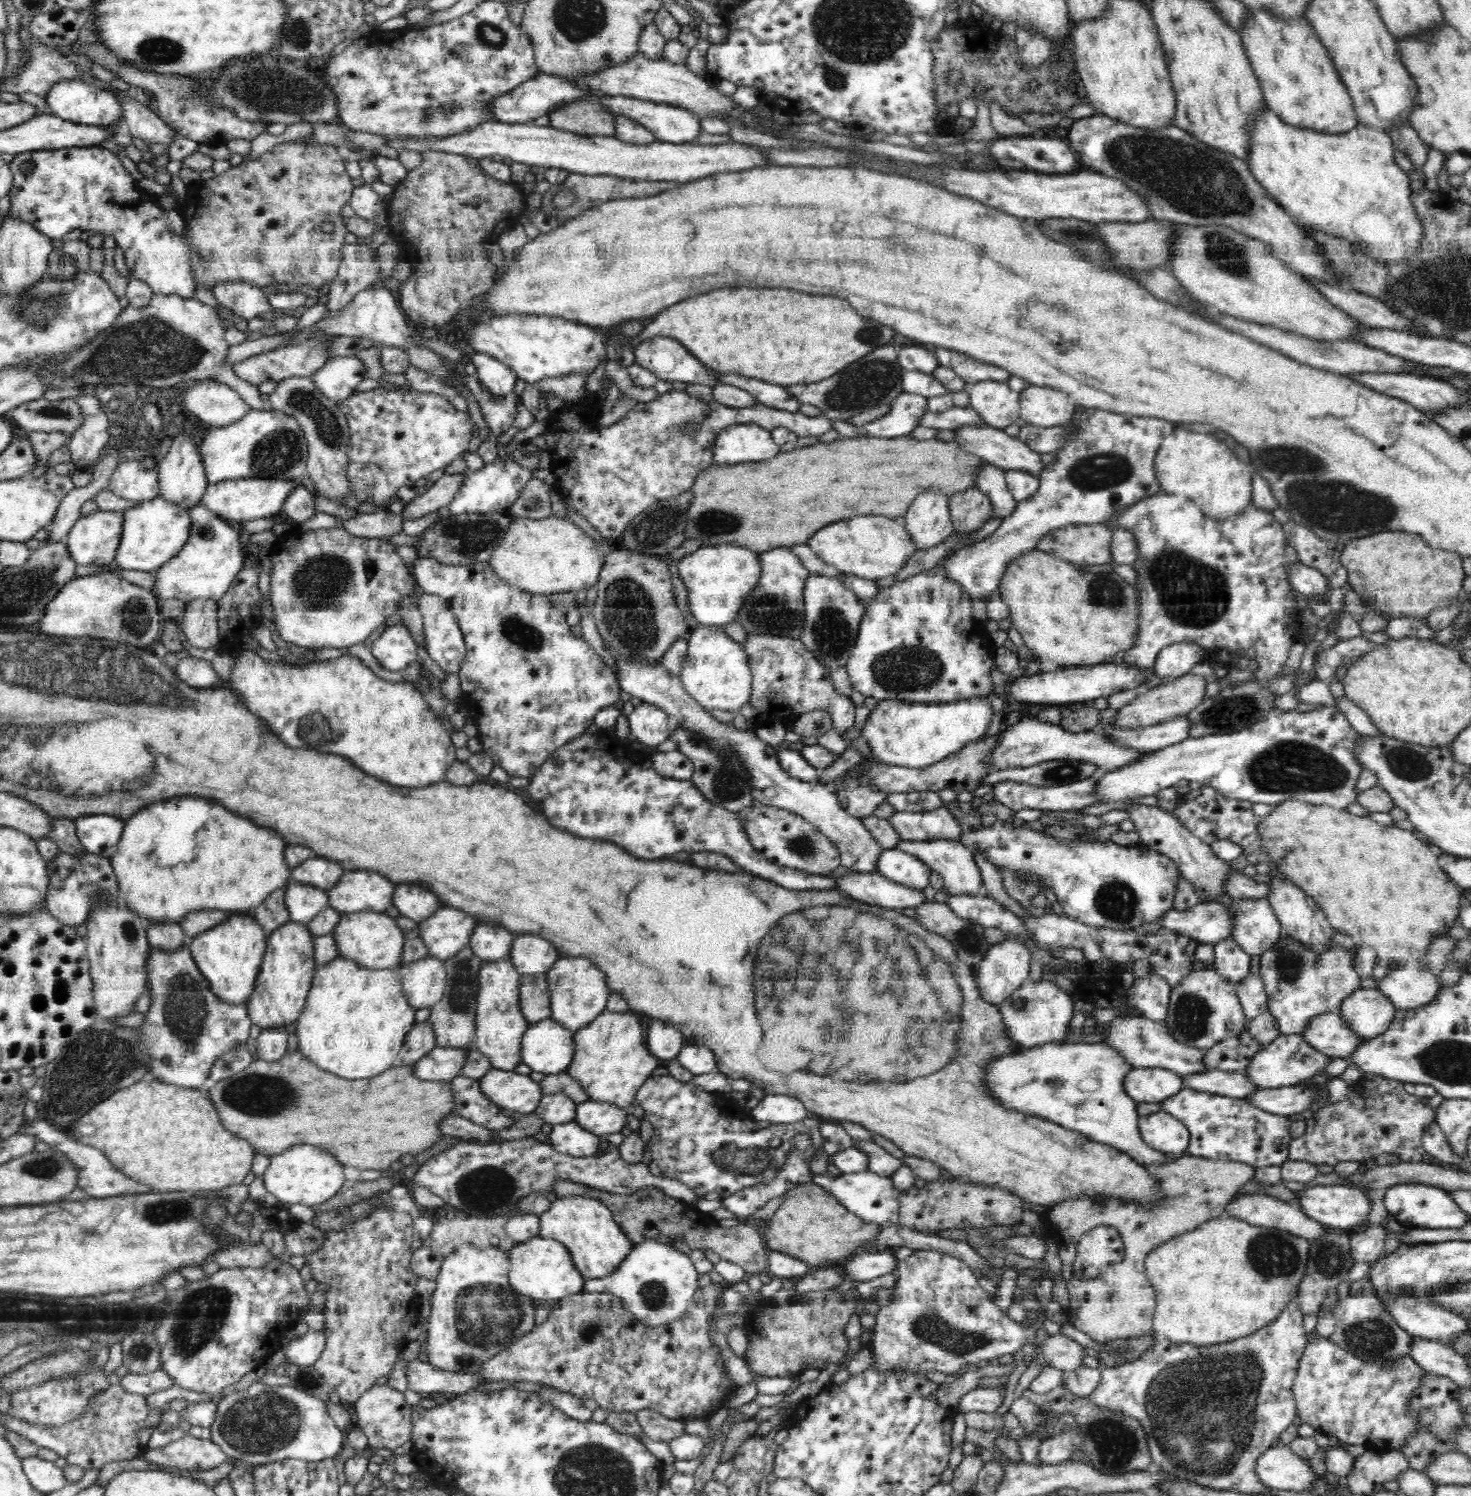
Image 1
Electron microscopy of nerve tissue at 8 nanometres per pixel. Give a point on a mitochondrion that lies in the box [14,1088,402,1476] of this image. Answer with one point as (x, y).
(262, 1424)

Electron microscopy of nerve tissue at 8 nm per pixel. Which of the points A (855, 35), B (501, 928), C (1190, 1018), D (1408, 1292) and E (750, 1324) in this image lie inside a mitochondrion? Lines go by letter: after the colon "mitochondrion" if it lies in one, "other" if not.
A: mitochondrion
B: other
C: mitochondrion
D: other
E: other

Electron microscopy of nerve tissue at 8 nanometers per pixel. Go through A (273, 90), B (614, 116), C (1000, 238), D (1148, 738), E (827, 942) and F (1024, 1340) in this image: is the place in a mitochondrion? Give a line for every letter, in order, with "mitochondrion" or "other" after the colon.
A: mitochondrion
B: other
C: other
D: other
E: mitochondrion
F: other

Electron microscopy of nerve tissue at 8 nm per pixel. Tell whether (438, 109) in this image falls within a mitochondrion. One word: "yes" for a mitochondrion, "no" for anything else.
yes

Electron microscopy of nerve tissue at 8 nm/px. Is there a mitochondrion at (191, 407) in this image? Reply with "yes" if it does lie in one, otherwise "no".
no

